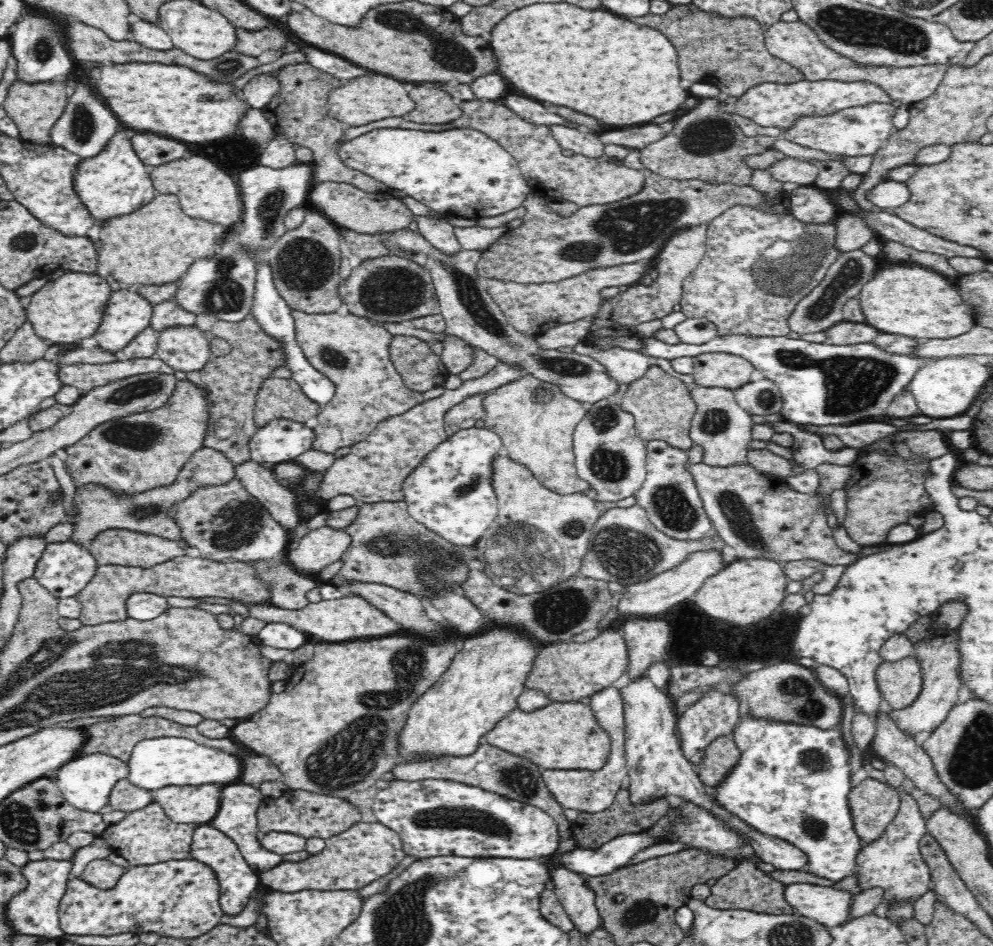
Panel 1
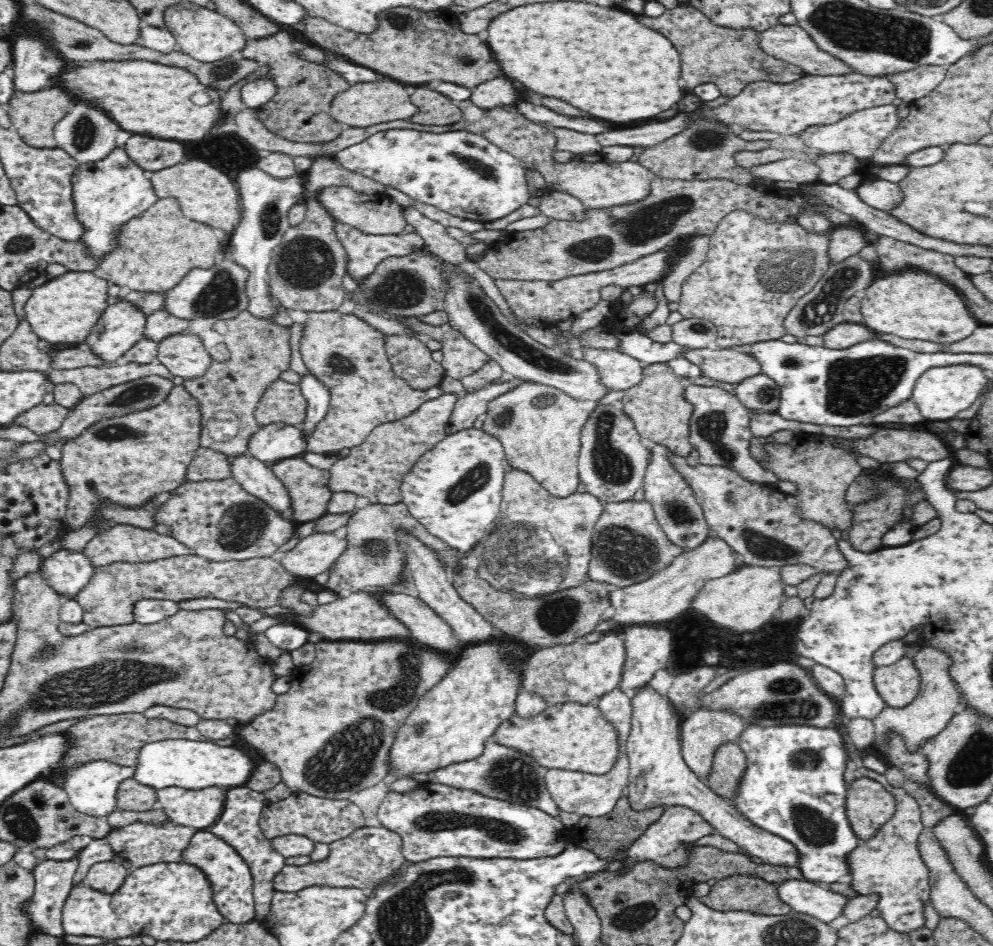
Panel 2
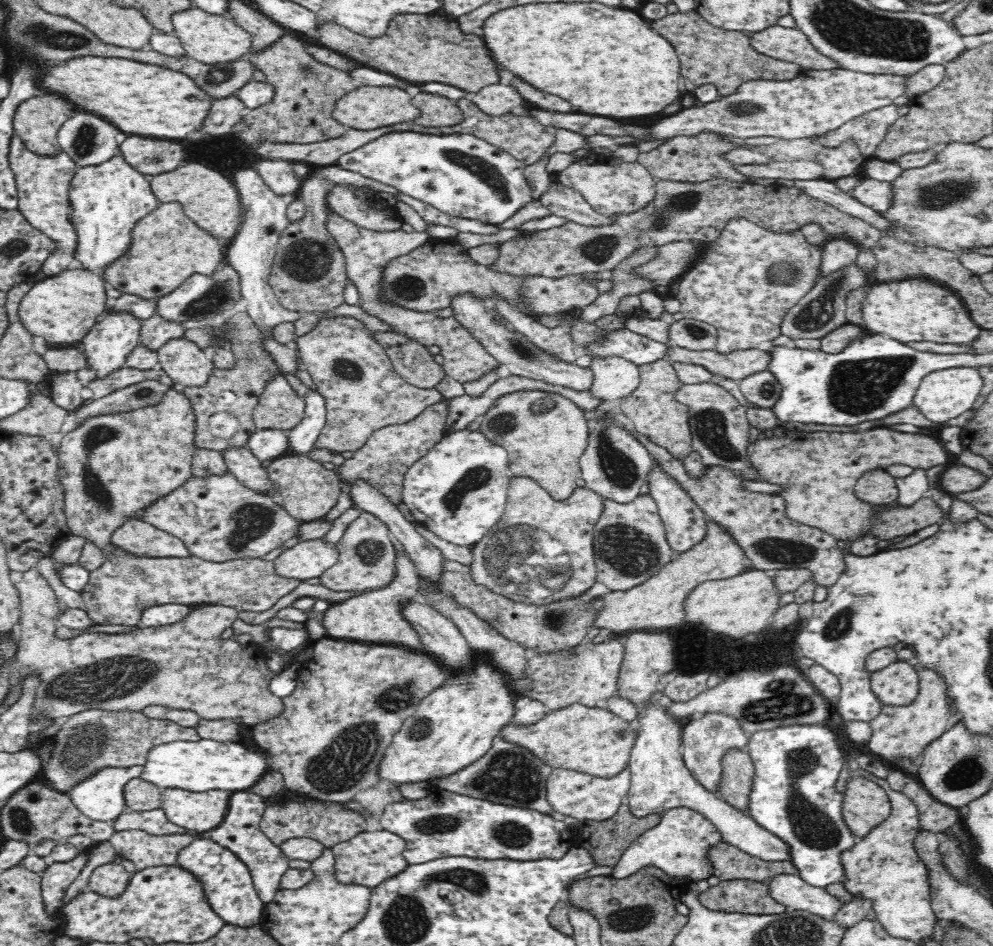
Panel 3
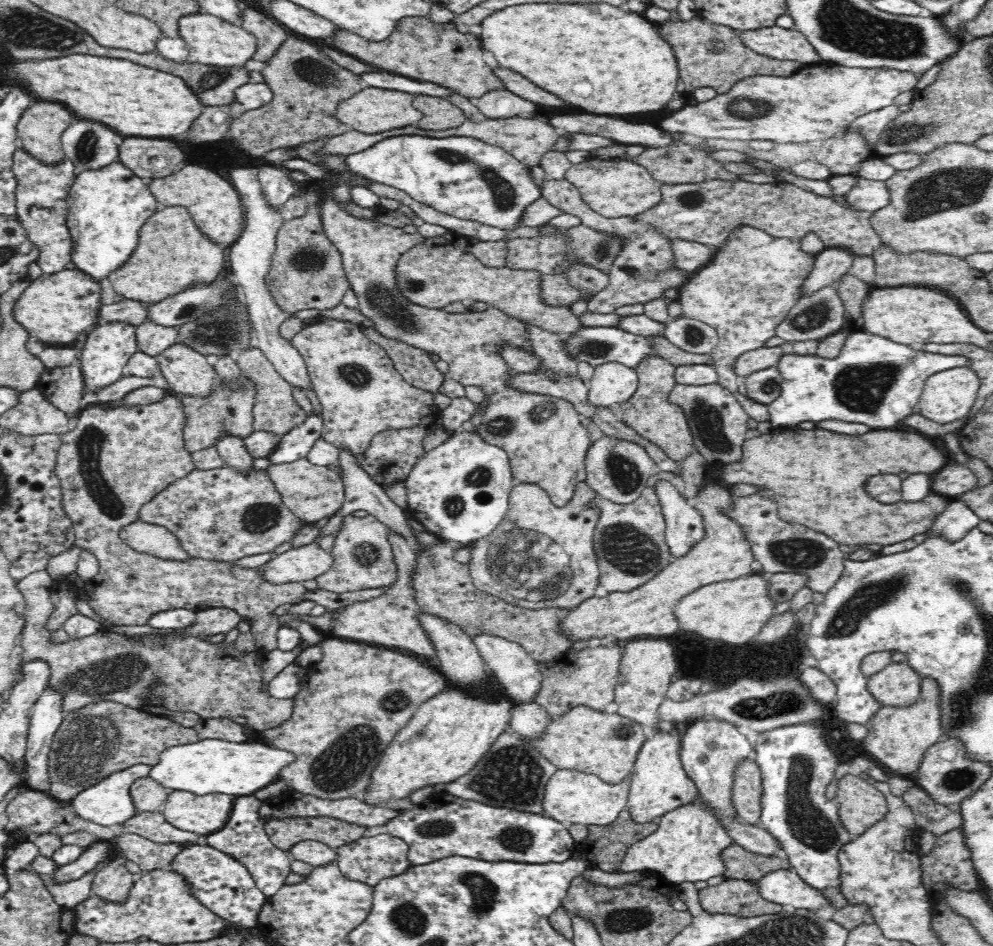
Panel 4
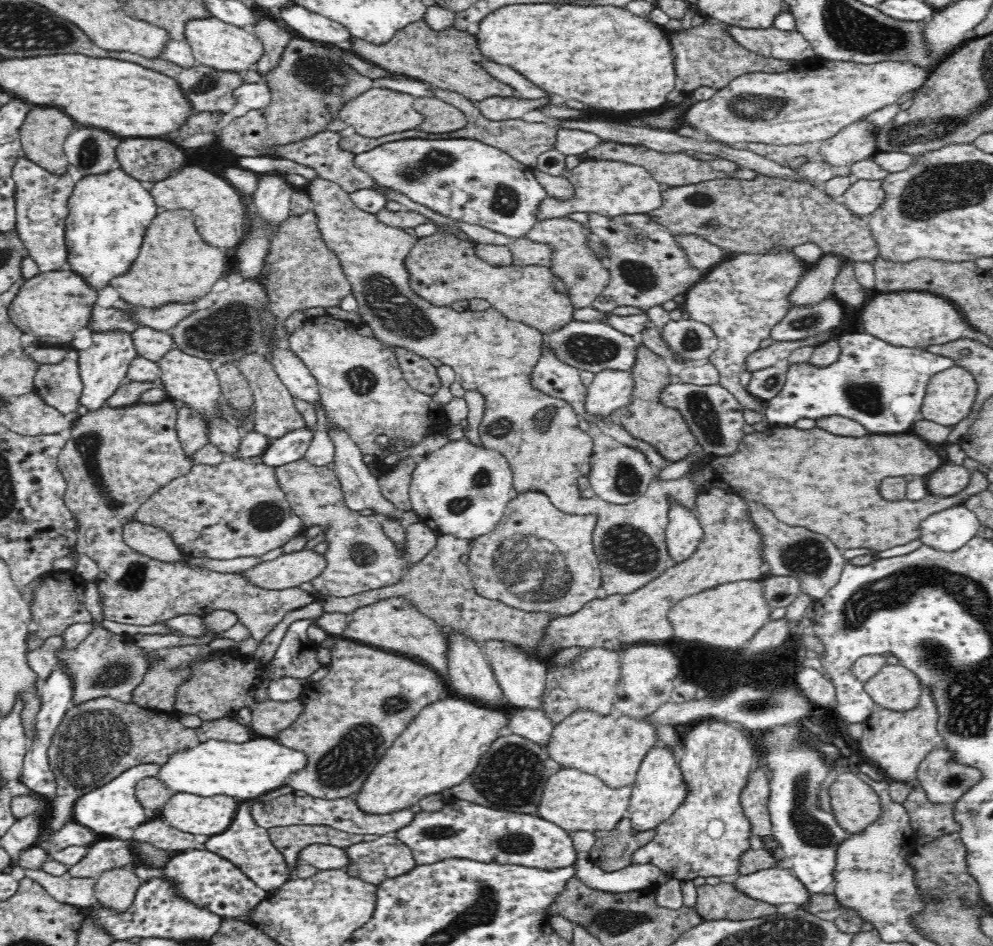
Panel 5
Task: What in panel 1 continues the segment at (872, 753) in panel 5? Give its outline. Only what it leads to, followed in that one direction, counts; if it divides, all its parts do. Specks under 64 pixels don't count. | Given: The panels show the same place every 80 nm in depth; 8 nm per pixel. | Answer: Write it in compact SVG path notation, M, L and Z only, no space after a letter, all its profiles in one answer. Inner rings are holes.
M933 630L930 635L914 645L914 656L919 662L922 673L922 690L910 706L898 711L885 707L884 715L890 717L898 728L910 739L920 732L934 732L956 706L958 689L961 686L959 666L960 653L956 645L956 630Z

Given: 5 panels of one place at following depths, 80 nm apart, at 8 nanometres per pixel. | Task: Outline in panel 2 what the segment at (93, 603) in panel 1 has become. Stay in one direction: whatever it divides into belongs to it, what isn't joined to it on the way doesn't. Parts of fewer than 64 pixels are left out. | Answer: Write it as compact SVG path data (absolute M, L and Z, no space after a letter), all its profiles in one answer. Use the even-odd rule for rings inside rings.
M172 556L142 562L112 562L95 568L88 584L77 594L83 608L83 622L96 627L135 623L134 607L139 600L180 602L194 598L220 598L241 606L265 610L279 604L281 592L301 580L290 574L276 557L212 562L198 556Z

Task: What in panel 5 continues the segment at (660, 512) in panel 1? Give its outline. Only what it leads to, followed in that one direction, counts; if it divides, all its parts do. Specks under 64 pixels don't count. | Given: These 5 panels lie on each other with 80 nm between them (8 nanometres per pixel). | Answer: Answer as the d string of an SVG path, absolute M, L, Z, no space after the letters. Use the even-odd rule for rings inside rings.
M674 503L669 510L665 541L672 564L690 560L703 539L703 530L697 513Z

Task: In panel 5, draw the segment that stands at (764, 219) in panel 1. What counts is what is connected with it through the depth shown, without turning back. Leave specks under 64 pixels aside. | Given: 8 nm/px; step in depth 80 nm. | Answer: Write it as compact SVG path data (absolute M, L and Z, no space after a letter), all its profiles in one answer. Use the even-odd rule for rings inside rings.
M790 249L768 254L733 253L717 267L706 270L707 275L702 282L698 282L685 296L686 302L682 305L682 311L688 312L691 320L710 326L717 337L718 350L712 354L708 362L718 369L719 384L729 390L743 406L748 406L748 409L764 410L740 381L740 374L746 367L745 362L760 349L760 342L770 337L772 327L780 323L789 312L789 295L807 271L804 262Z

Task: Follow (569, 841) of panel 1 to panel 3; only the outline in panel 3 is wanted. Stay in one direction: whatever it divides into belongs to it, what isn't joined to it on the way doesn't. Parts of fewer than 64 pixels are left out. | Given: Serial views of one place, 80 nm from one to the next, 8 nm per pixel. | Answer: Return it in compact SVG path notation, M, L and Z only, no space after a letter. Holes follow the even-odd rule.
M498 735L493 740L492 748L483 758L478 759L478 762L460 770L454 776L437 780L436 784L443 790L454 794L548 813L550 803L546 801L547 780L553 770L552 767L544 763L544 760L536 757L531 750L515 742L508 742L504 740L503 736Z

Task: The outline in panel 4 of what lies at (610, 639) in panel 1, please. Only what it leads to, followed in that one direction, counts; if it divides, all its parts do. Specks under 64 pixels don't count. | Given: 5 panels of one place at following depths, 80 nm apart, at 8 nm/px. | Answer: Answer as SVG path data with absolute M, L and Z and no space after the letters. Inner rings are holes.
M613 645L586 647L579 652L563 652L551 662L540 663L542 684L535 702L546 709L550 718L557 719L577 706L584 705L604 713L606 705L614 702L623 648Z

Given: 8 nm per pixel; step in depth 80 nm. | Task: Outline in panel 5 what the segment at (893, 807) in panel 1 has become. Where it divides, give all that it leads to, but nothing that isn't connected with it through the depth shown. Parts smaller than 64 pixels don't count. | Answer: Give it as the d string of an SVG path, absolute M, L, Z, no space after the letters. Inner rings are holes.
M853 772L838 774L828 795L837 824L848 834L865 830L882 812L877 793Z

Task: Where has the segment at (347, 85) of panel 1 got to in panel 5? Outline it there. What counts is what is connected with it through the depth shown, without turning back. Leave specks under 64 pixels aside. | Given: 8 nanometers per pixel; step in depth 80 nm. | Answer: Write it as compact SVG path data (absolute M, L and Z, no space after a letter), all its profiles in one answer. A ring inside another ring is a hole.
M374 88L353 98L340 109L339 117L348 125L354 126L356 132L366 138L380 138L414 130L423 122L422 114L414 110L414 96L388 88Z

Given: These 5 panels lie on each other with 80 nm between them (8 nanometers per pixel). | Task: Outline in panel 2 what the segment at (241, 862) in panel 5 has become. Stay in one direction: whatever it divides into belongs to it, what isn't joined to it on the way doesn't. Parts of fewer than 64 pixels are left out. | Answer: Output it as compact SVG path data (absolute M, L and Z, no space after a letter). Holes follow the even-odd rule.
M232 788L227 790L226 802L220 820L208 830L224 842L232 846L249 866L253 878L254 903L256 903L256 920L260 921L270 916L272 898L277 892L274 889L276 874L286 866L285 856L273 848L270 839L264 837L259 820L267 799L264 793L256 792L250 788Z

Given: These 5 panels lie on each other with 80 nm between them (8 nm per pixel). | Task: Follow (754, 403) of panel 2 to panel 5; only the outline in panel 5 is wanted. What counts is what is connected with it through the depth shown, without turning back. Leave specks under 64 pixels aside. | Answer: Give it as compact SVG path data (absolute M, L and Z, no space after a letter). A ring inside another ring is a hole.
M785 364L754 370L747 391L755 398L769 401L781 391L787 372Z

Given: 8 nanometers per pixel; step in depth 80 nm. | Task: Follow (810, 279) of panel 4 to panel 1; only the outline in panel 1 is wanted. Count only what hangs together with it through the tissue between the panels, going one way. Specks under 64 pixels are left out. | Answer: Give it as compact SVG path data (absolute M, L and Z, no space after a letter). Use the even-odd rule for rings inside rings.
M852 213L839 214L835 219L836 249L838 254L850 253L861 249L877 237L874 229L868 227L860 215Z

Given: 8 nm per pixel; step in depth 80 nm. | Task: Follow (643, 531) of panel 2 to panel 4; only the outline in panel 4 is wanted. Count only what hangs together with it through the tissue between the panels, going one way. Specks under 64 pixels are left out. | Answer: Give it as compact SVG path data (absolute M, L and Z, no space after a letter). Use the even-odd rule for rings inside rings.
M647 486L640 498L628 504L616 504L594 495L594 500L588 505L600 511L593 534L593 547L599 566L599 584L609 593L634 590L677 560L665 541L665 518L655 486Z

